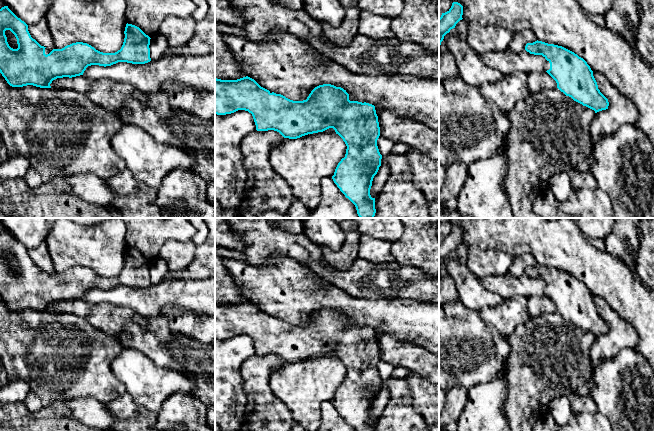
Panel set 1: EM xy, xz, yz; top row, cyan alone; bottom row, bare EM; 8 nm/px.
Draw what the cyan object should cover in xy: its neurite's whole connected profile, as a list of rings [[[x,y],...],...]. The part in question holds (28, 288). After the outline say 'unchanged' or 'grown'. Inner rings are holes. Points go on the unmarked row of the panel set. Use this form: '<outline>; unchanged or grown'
[[[8,230],[0,233],[0,297],[12,311],[33,309],[40,312],[51,312],[53,304],[63,301],[76,301],[83,299],[88,290],[111,290],[118,286],[132,288],[145,288],[150,282],[150,261],[139,251],[126,248],[125,262],[120,274],[115,277],[103,277],[87,267],[76,266],[62,273],[41,270],[33,263],[28,255],[28,249],[18,242]],[[10,254],[17,263],[18,272],[13,273],[7,266],[5,255]]]; grown

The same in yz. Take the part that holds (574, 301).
[[[542,265],[527,267],[525,274],[530,278],[542,279],[546,284],[546,295],[557,307],[557,312],[574,325],[595,335],[595,337],[608,333],[608,323],[598,313],[593,295],[587,286],[574,276],[558,269],[548,268]]]; grown

